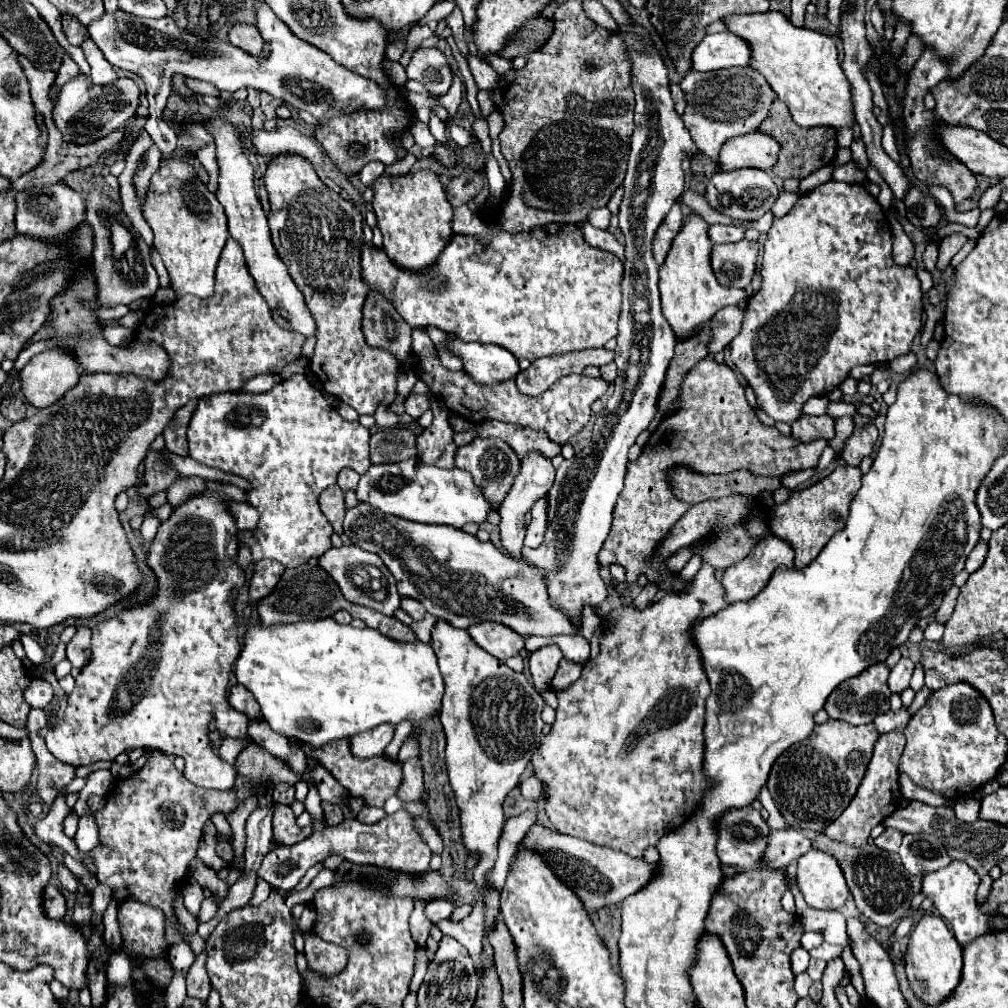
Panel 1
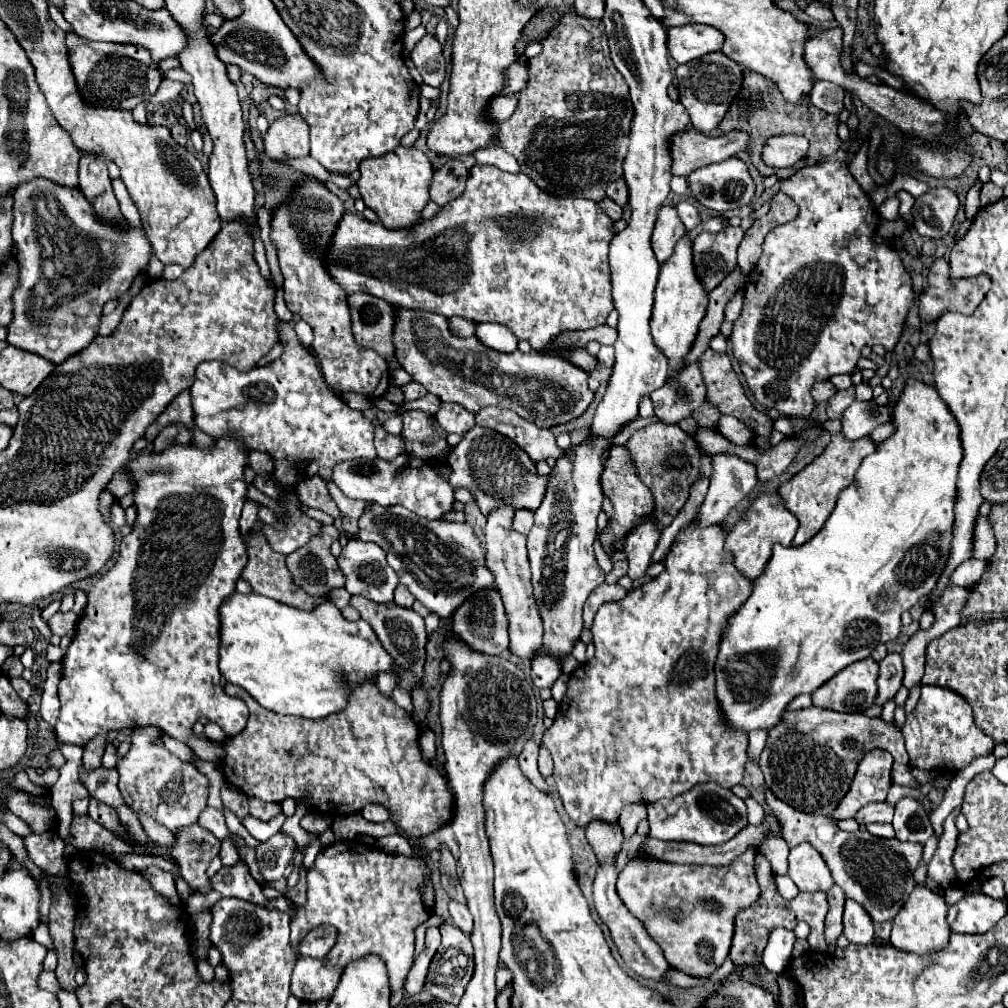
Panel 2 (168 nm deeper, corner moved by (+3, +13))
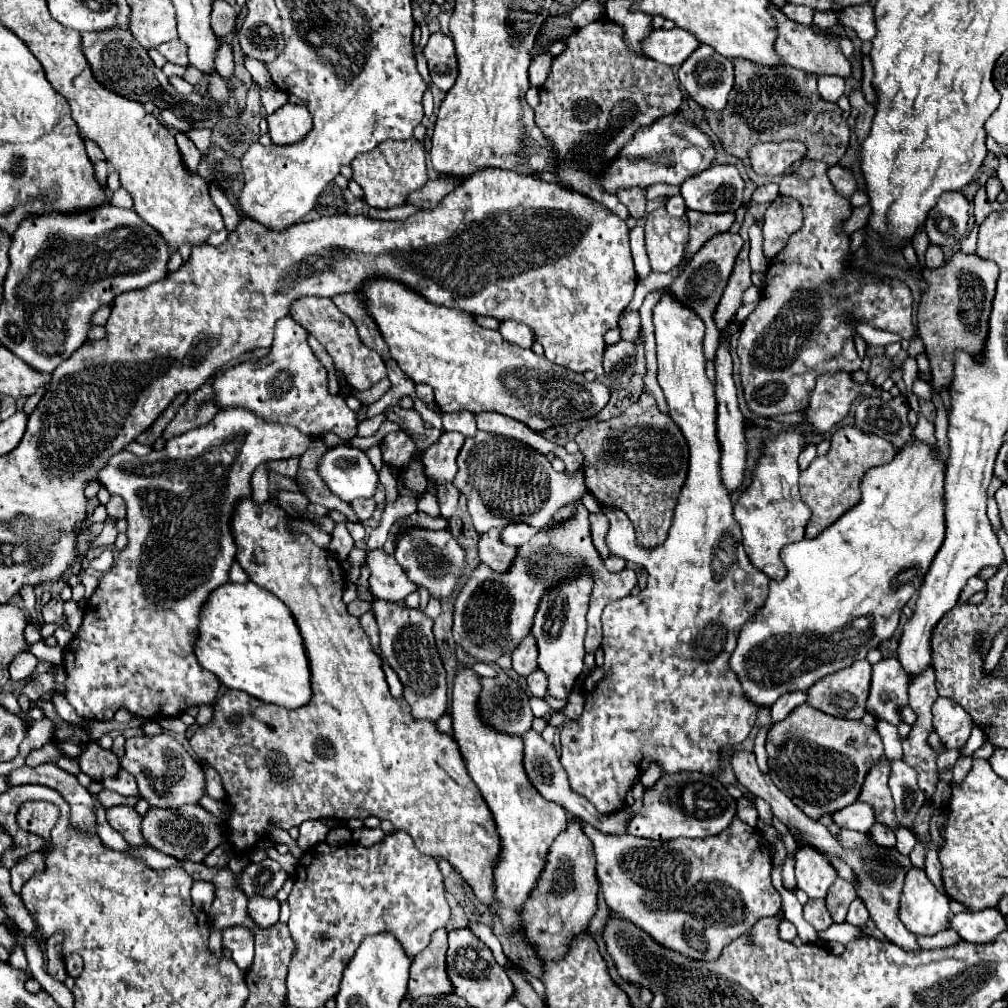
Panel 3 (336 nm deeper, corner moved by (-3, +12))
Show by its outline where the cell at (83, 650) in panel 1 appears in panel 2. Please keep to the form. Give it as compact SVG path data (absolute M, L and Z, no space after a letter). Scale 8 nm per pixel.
M56 612L54 614L54 618L50 620L50 630L56 634L56 636L68 636L70 640L74 638L74 634L76 634L76 626L78 626L78 614L74 614L74 612L66 612L66 614L60 614L60 612Z

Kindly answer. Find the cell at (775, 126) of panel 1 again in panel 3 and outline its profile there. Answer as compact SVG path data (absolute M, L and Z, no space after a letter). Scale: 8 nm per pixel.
M734 59L734 87L730 91L730 99L724 107L724 111L704 111L704 119L708 121L710 129L714 131L714 135L720 139L724 151L728 155L738 157L744 165L746 165L746 173L750 177L752 183L760 185L768 185L768 177L760 177L754 171L750 171L748 165L748 149L756 143L768 141L768 131L774 133L776 141L800 141L808 147L808 159L816 159L828 165L836 165L842 155L846 153L848 147L848 139L850 139L850 129L846 119L842 117L842 109L836 103L828 103L820 97L818 89L816 89L816 75L810 75L806 71L798 71L786 63L778 65L778 67L762 67L756 63L750 63L748 59Z

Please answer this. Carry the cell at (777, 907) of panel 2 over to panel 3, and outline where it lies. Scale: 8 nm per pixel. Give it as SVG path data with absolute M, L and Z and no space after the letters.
M810 899L804 905L804 919L816 929L816 931L824 931L832 925L832 917L824 905L824 899Z

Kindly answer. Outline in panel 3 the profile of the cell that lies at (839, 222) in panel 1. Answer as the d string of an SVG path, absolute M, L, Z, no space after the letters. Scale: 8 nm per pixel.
M802 159L800 167L798 167L796 171L792 171L792 173L786 175L786 177L782 177L782 181L780 181L780 193L782 193L782 195L790 195L790 197L794 197L794 199L800 201L802 211L804 211L804 225L790 237L790 241L788 241L788 245L784 247L784 251L780 251L780 253L770 261L770 267L768 267L768 273L766 273L766 287L762 289L762 299L760 299L758 307L756 307L756 309L748 315L748 319L742 323L742 329L740 329L740 337L738 337L738 357L740 357L740 381L742 381L742 387L744 387L744 399L746 399L748 409L750 409L752 413L760 415L760 417L774 417L774 415L782 415L782 413L796 413L796 411L802 411L802 409L806 407L806 401L808 401L808 397L810 397L810 391L812 391L812 387L814 387L814 383L816 383L816 377L818 377L820 373L826 373L826 371L828 371L828 373L832 375L834 371L850 371L850 373L852 373L852 371L858 371L858 369L860 369L862 359L858 357L856 347L854 347L854 341L852 341L854 321L866 321L868 325L872 325L872 327L876 327L876 329L896 333L896 335L900 335L902 339L908 339L908 341L916 335L914 325L912 325L912 293L910 293L910 289L908 289L902 281L894 279L894 281L884 283L884 281L878 279L878 277L860 275L858 271L852 271L852 269L848 269L848 267L844 265L844 257L848 255L848 235L844 233L842 227L844 227L846 219L850 217L852 209L850 209L850 205L848 205L848 199L840 197L840 195L834 191L832 183L830 183L830 179L828 179L828 175L826 175L826 171L828 171L828 165L826 165L826 163L814 163L814 161L810 161L810 159Z

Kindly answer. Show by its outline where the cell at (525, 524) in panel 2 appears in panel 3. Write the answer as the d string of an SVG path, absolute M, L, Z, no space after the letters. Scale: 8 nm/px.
M510 523L500 531L500 539L506 545L522 545L526 541L530 541L538 531L526 523Z

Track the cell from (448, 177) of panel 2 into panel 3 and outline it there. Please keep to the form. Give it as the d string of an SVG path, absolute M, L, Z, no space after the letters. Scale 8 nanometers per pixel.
M436 177L432 181L428 181L422 189L418 191L412 191L406 199L406 203L410 205L416 205L418 209L434 209L444 195L448 195L450 191L454 191L456 187L460 185L458 179L454 177Z

